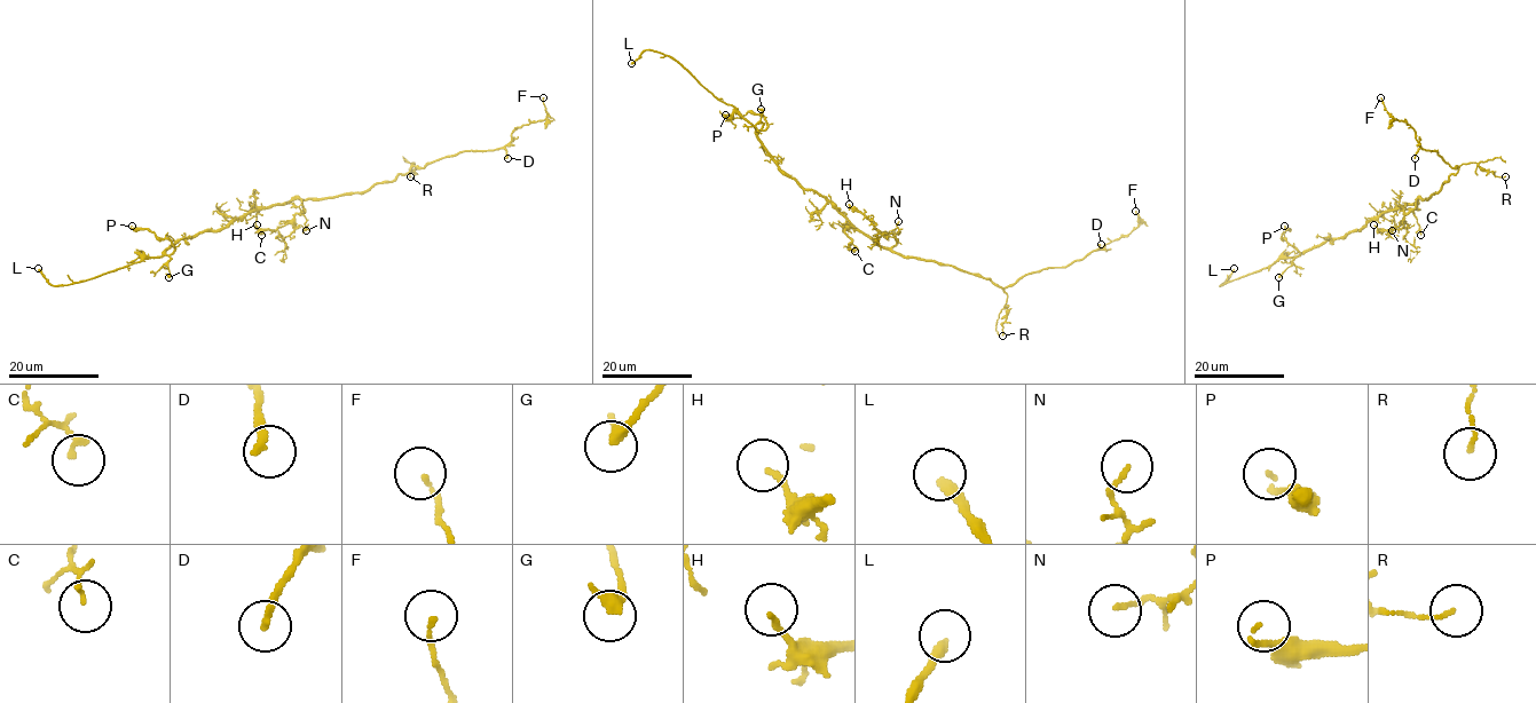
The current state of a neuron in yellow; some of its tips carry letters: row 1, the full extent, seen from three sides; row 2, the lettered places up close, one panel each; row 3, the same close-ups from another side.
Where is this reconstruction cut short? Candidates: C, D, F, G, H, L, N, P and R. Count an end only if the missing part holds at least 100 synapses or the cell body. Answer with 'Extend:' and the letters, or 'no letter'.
Extend: L

